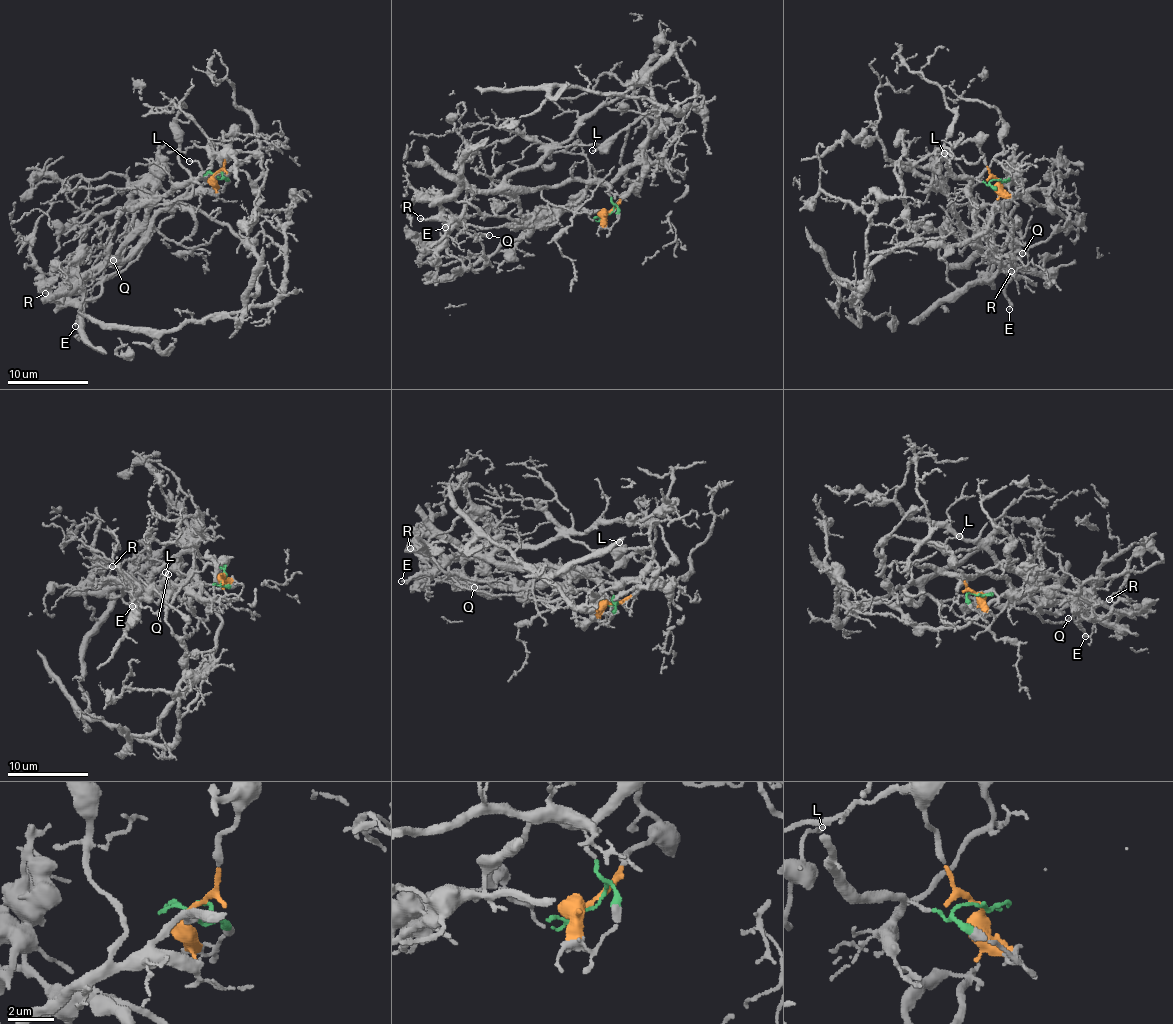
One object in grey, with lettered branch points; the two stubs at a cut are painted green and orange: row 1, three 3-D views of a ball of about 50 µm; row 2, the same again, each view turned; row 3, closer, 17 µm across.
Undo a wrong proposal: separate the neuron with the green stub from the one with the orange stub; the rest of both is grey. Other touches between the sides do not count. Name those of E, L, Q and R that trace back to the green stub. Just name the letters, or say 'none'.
E, Q, R

